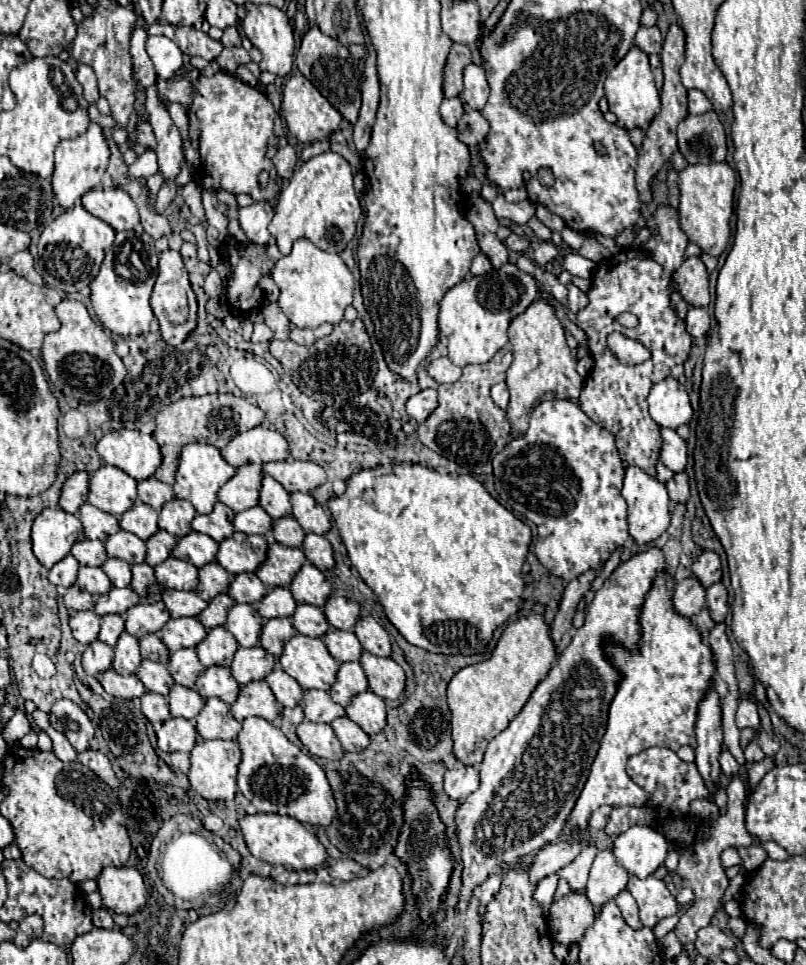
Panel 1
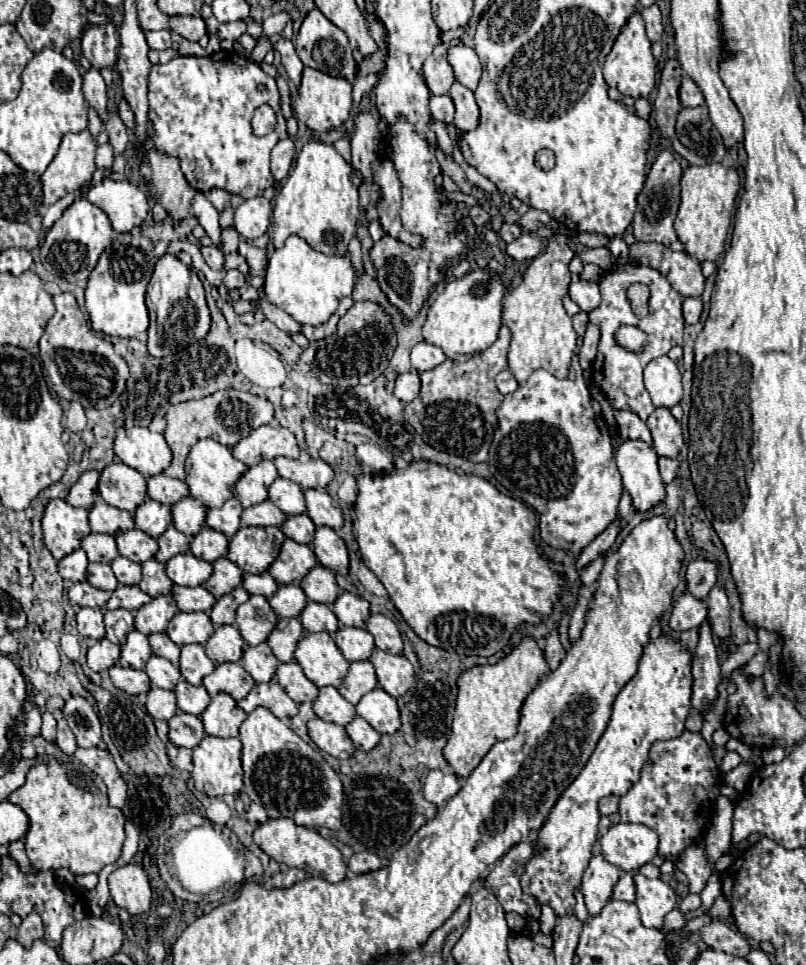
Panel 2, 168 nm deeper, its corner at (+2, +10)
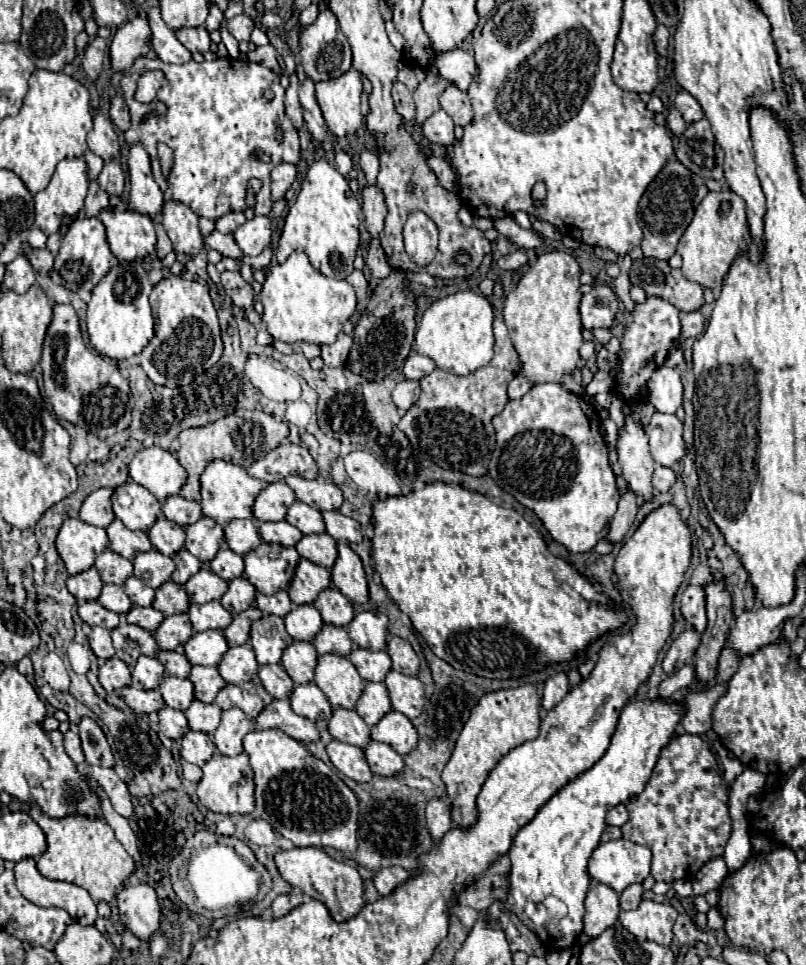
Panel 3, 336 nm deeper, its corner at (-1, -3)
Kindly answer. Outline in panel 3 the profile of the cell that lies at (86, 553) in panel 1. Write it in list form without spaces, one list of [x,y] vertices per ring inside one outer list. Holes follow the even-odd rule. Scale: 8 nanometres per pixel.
[[[106,549],[96,557],[96,569],[100,571],[104,583],[122,585],[132,575],[132,561]]]

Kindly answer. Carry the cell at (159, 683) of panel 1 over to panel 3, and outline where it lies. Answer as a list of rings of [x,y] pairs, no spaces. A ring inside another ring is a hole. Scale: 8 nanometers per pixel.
[[[166,675],[162,679],[160,691],[162,691],[166,705],[178,711],[186,711],[190,703],[194,701],[194,685],[190,679],[178,679],[178,677]]]

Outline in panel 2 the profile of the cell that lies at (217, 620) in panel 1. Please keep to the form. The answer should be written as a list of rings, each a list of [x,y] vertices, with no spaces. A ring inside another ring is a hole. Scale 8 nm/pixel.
[[[237,586],[235,590],[231,590],[227,596],[219,598],[213,608],[209,610],[209,618],[213,620],[215,626],[221,624],[233,624],[235,622],[235,610],[239,604],[243,604],[249,598],[249,594],[245,592],[243,586]]]

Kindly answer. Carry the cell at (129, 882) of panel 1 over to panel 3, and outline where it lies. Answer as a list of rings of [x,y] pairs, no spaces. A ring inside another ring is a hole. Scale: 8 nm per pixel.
[[[128,885],[118,893],[120,921],[138,939],[148,939],[160,927],[160,905],[156,891],[146,885]]]

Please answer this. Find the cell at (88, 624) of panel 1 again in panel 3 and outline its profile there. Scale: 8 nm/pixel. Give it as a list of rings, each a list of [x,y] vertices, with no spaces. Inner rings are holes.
[[[92,627],[92,633],[88,635],[90,647],[94,651],[94,655],[98,659],[112,659],[114,657],[114,647],[112,647],[112,639],[110,639],[110,631],[102,629],[102,627]]]

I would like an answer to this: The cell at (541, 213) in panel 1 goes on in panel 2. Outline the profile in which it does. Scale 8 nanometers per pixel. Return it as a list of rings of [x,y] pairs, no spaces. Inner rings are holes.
[[[531,208],[529,212],[525,212],[525,216],[523,216],[523,220],[519,220],[519,224],[525,228],[525,230],[537,230],[537,228],[541,228],[541,226],[547,226],[551,222],[551,216],[549,214],[545,214],[545,212],[541,212],[541,210],[535,210],[535,208]]]

